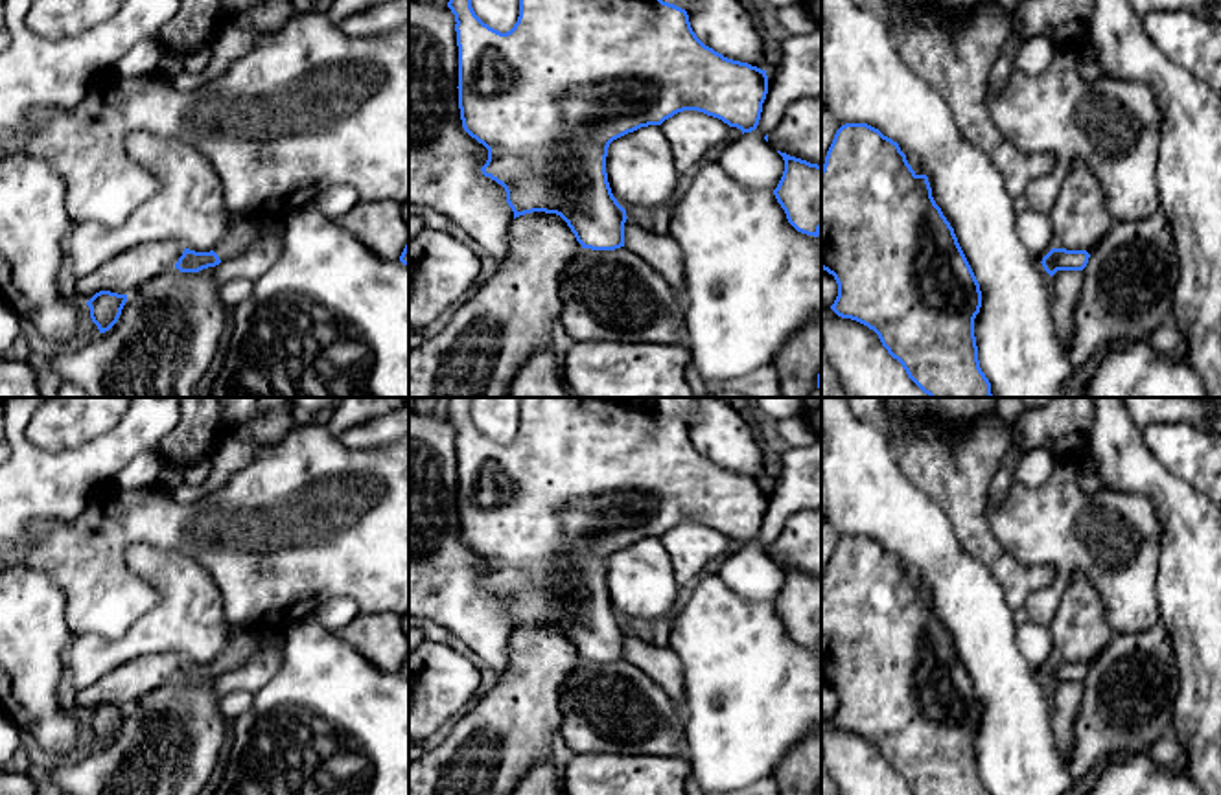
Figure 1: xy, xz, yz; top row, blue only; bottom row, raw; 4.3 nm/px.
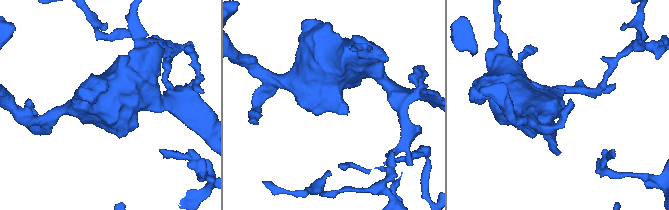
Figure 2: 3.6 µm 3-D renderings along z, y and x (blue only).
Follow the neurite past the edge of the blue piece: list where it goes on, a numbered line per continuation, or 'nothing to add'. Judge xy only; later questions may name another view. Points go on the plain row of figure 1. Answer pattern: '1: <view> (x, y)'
1: xy (240, 646)

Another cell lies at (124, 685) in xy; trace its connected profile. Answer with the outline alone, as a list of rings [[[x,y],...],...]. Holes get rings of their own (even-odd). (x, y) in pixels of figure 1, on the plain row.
[[[173,653],[138,657],[77,692],[77,707],[88,714],[99,703],[131,707],[151,690],[175,679],[184,661]]]

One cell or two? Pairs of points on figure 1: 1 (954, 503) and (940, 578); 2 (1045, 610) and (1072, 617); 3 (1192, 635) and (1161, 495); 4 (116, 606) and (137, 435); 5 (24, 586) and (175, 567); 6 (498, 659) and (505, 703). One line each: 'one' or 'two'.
1: two
2: two
3: one
4: two
5: two
6: two

